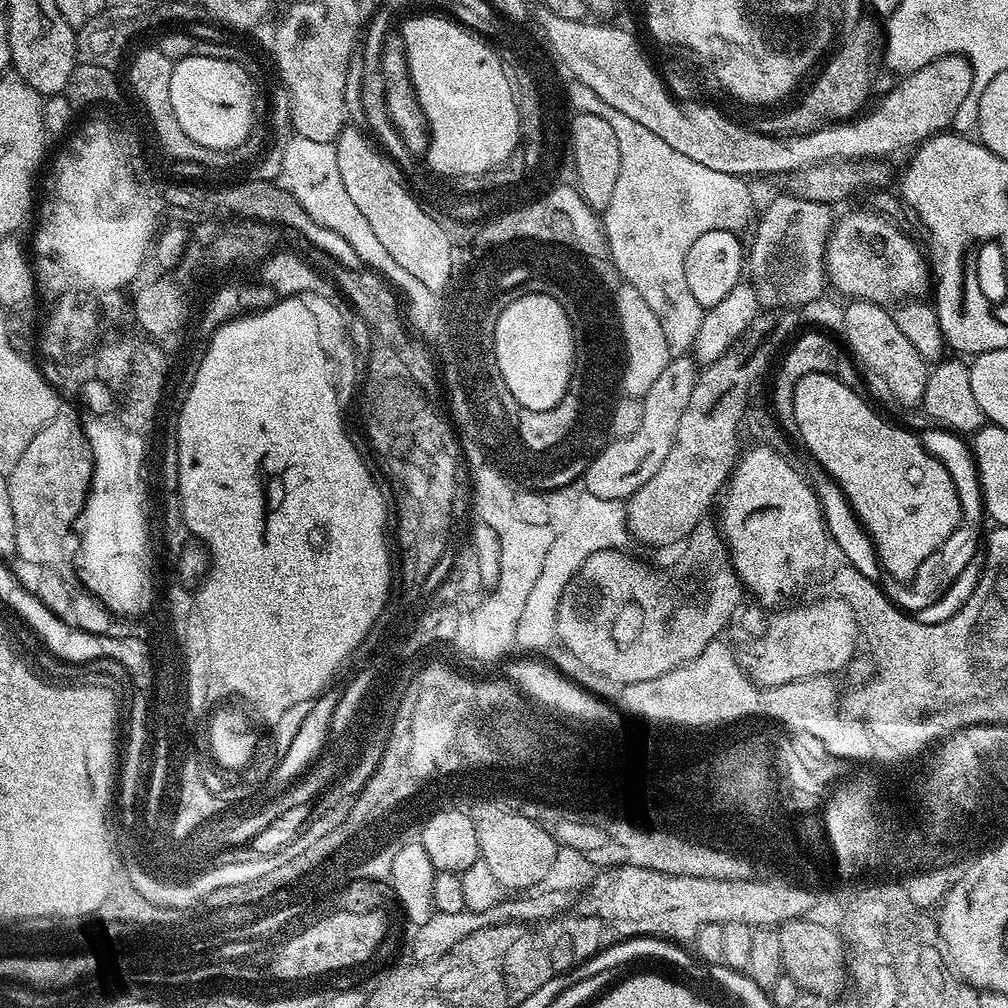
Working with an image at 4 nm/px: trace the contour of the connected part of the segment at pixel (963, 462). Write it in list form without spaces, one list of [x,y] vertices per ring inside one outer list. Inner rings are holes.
[[[928,426],[928,429],[922,432],[922,439],[926,451],[935,460],[942,462],[942,466],[946,466],[946,470],[958,490],[960,521],[954,534],[950,534],[950,538],[946,538],[946,542],[942,542],[942,546],[938,546],[938,550],[934,550],[934,554],[930,554],[930,558],[926,562],[922,562],[922,566],[918,566],[910,583],[891,578],[883,581],[884,595],[897,608],[909,614],[920,614],[923,608],[938,603],[955,586],[956,579],[971,566],[972,559],[975,556],[977,559],[982,548],[982,537],[986,532],[986,527],[984,528],[984,520],[986,524],[984,492],[980,490],[980,474],[976,471],[976,461],[965,437],[939,426]]]

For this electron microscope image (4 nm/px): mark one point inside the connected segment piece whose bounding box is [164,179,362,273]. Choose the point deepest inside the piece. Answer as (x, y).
(257, 202)

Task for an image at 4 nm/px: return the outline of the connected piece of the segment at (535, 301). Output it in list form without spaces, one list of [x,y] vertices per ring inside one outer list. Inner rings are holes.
[[[530,293],[510,302],[494,330],[498,368],[518,402],[530,410],[550,410],[567,393],[575,346],[567,312],[554,298]]]

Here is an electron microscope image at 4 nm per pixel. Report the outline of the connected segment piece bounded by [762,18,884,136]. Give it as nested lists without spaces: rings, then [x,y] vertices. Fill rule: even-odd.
[[[861,18],[849,27],[852,29],[845,34],[844,45],[841,46],[838,52],[834,53],[835,51],[833,51],[827,57],[827,60],[829,59],[828,65],[821,70],[820,77],[813,82],[812,89],[801,98],[800,104],[794,105],[789,112],[784,112],[781,116],[770,117],[765,124],[762,124],[763,131],[778,136],[805,136],[811,132],[817,132],[819,128],[827,128],[830,124],[847,122],[865,111],[866,105],[864,103],[867,102],[868,95],[872,92],[870,72],[875,60],[878,60],[881,55],[884,46],[881,25],[876,25],[875,22],[877,23],[877,21],[872,20]]]

